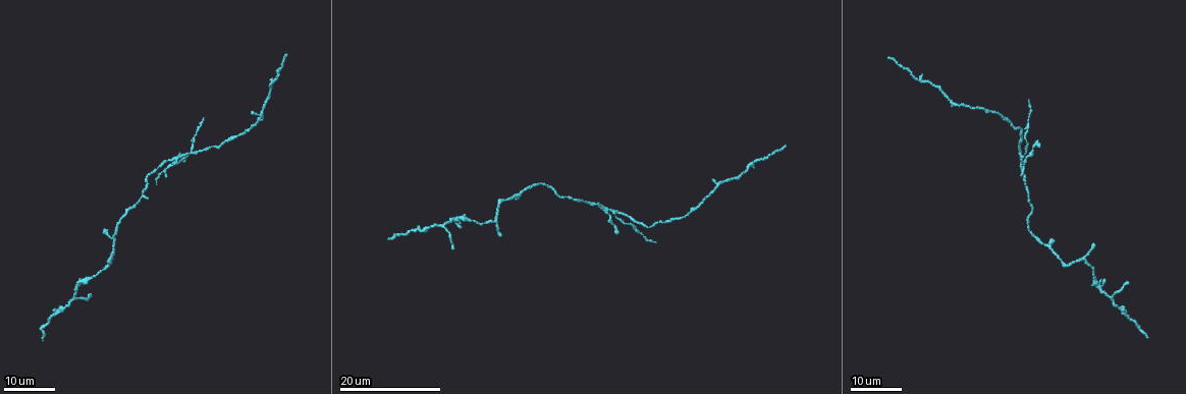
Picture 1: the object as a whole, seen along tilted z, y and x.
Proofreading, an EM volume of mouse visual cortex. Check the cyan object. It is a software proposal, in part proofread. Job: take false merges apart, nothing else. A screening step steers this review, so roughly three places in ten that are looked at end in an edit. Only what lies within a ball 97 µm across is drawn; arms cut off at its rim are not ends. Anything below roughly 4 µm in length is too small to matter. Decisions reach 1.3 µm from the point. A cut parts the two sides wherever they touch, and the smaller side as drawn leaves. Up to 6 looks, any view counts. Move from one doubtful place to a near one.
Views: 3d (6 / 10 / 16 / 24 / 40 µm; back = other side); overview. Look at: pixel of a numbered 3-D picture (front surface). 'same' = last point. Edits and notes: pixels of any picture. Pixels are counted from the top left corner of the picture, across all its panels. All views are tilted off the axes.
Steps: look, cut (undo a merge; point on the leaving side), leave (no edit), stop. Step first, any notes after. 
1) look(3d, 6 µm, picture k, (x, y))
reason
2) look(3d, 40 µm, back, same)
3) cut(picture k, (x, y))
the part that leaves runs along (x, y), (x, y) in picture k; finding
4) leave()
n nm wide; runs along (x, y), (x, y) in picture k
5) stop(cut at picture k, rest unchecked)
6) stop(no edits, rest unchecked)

look(3d, 24 µm, picture 1, (176, 159))
four arms meet

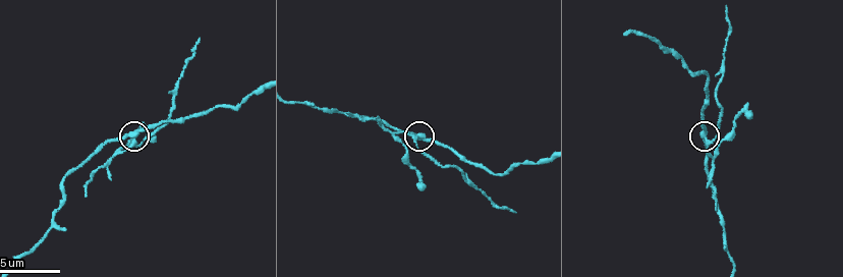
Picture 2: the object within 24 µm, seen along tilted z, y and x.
look(3d, 6 µm, picture 2, (133, 138))

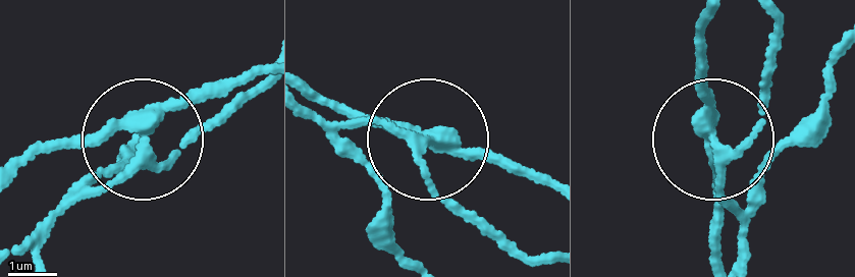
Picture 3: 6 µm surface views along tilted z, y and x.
cut(picture 3, (109, 166))
the part that leaves runs along (151, 134), (169, 162), (256, 86) in picture 3; two neurons meet here

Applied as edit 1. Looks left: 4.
look(overview)

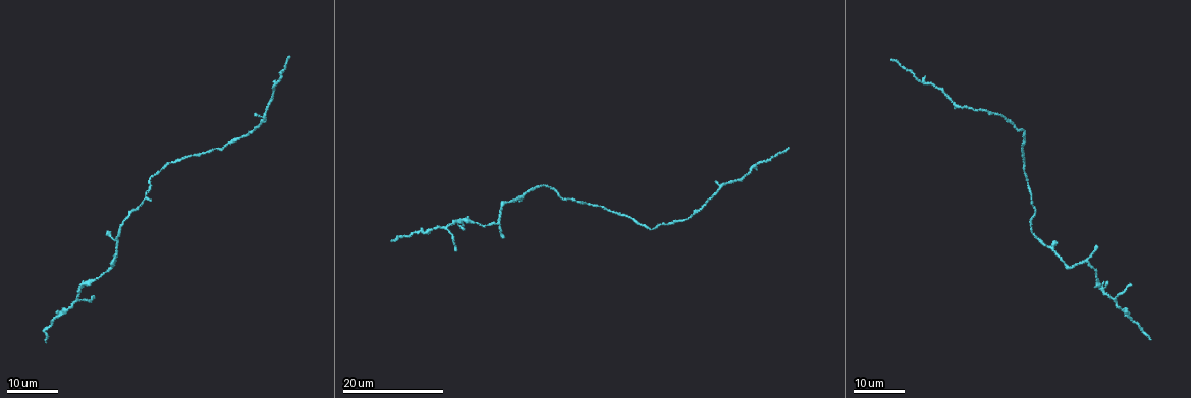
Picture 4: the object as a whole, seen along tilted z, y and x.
look(3d, 24 µm, picture 4, (1031, 200))

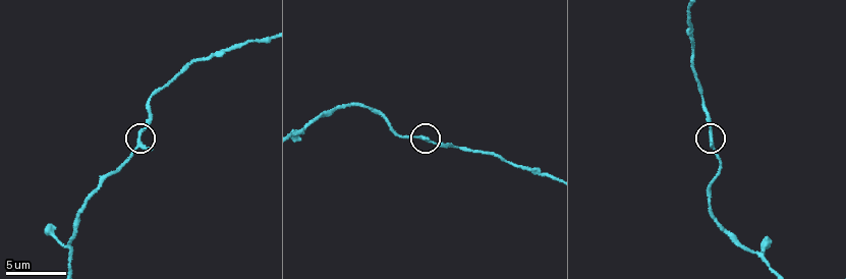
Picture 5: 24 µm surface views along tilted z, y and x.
look(3d, 6 µm, picture 5, (139, 137))
zoom in

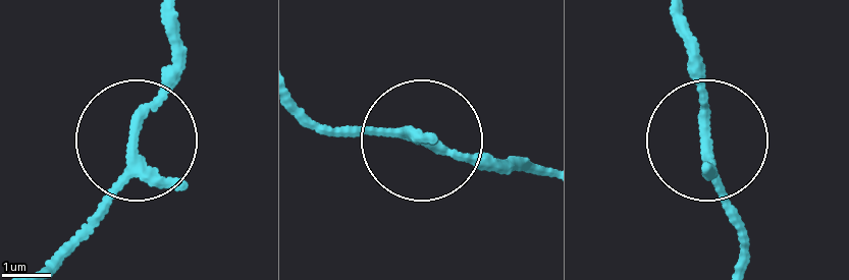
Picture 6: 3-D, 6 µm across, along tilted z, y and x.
leave()
runs along (168, 22), (170, 72), (121, 173), (71, 236) in picture 6; continuous, no second neuron

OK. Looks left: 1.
stop(cut at picture 3, rest unchecked)

